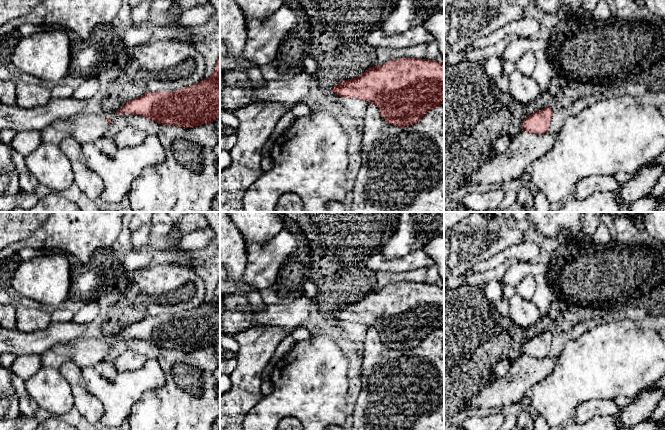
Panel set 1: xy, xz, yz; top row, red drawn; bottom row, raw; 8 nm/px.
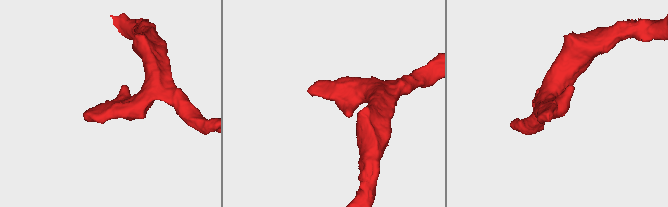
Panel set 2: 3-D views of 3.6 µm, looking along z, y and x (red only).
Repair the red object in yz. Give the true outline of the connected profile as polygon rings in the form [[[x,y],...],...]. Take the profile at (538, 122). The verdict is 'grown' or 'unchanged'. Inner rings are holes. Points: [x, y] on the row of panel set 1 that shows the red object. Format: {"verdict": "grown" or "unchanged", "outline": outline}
{"verdict": "unchanged", "outline": [[[546,106],[529,115],[522,123],[522,130],[534,134],[544,134],[548,132],[552,119],[552,108]]]}

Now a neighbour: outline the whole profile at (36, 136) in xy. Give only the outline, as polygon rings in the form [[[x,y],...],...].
[[[22,131],[15,135],[10,145],[26,157],[34,152],[42,142],[40,131]]]

